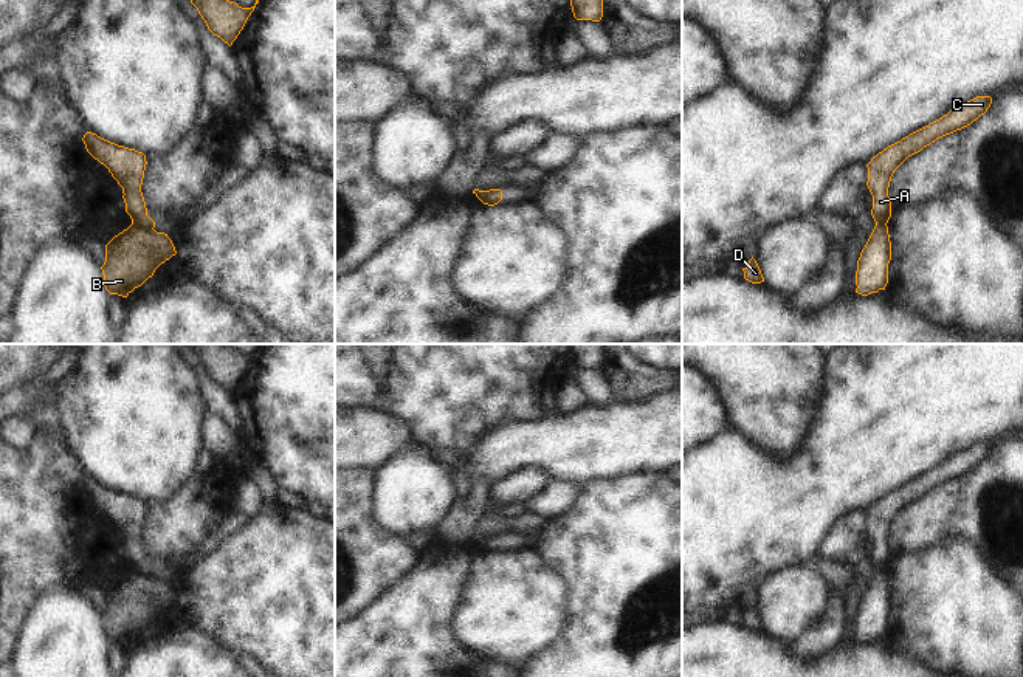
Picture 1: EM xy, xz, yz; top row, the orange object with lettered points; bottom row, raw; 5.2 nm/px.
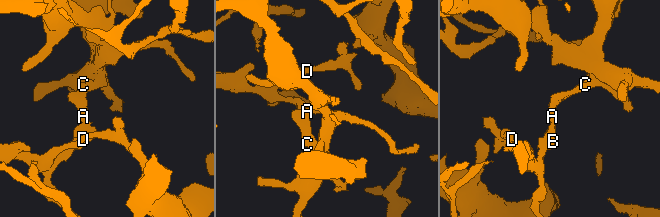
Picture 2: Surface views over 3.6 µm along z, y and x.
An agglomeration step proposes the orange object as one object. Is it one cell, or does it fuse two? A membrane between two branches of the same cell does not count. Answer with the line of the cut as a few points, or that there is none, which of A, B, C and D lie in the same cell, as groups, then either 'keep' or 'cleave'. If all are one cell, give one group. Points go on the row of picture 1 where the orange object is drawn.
xy (132, 222), (152, 230) | A C / B D | cleave

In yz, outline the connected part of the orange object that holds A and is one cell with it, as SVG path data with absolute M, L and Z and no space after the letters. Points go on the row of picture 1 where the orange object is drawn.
M976 96L964 104L959 104L942 118L888 146L871 158L866 164L866 186L873 195L871 215L876 225L887 225L891 217L888 187L894 170L908 156L921 152L936 139L970 125L987 112L990 104L990 96Z

